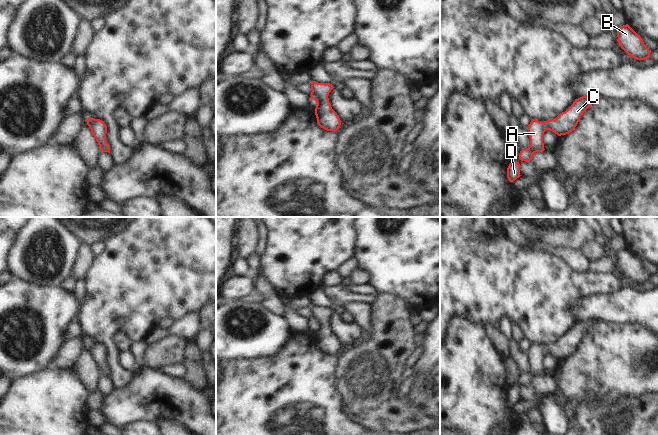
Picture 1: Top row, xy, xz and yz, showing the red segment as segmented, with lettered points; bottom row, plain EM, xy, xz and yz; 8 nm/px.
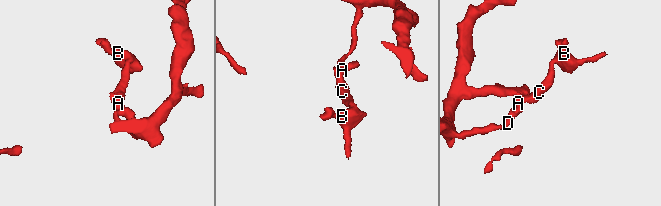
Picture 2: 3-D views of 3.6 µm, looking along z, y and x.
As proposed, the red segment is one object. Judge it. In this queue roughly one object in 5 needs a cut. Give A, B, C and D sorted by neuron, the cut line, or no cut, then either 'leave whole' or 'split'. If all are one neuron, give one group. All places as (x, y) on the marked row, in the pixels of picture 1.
A B C D | no cut | leave whole

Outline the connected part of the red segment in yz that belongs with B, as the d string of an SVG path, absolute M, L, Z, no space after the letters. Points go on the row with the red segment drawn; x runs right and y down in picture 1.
M628 24L617 29L617 37L621 48L634 59L645 60L650 57L651 50Z

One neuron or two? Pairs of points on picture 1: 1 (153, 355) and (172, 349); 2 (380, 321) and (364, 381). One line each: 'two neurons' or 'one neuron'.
1: one neuron
2: one neuron

